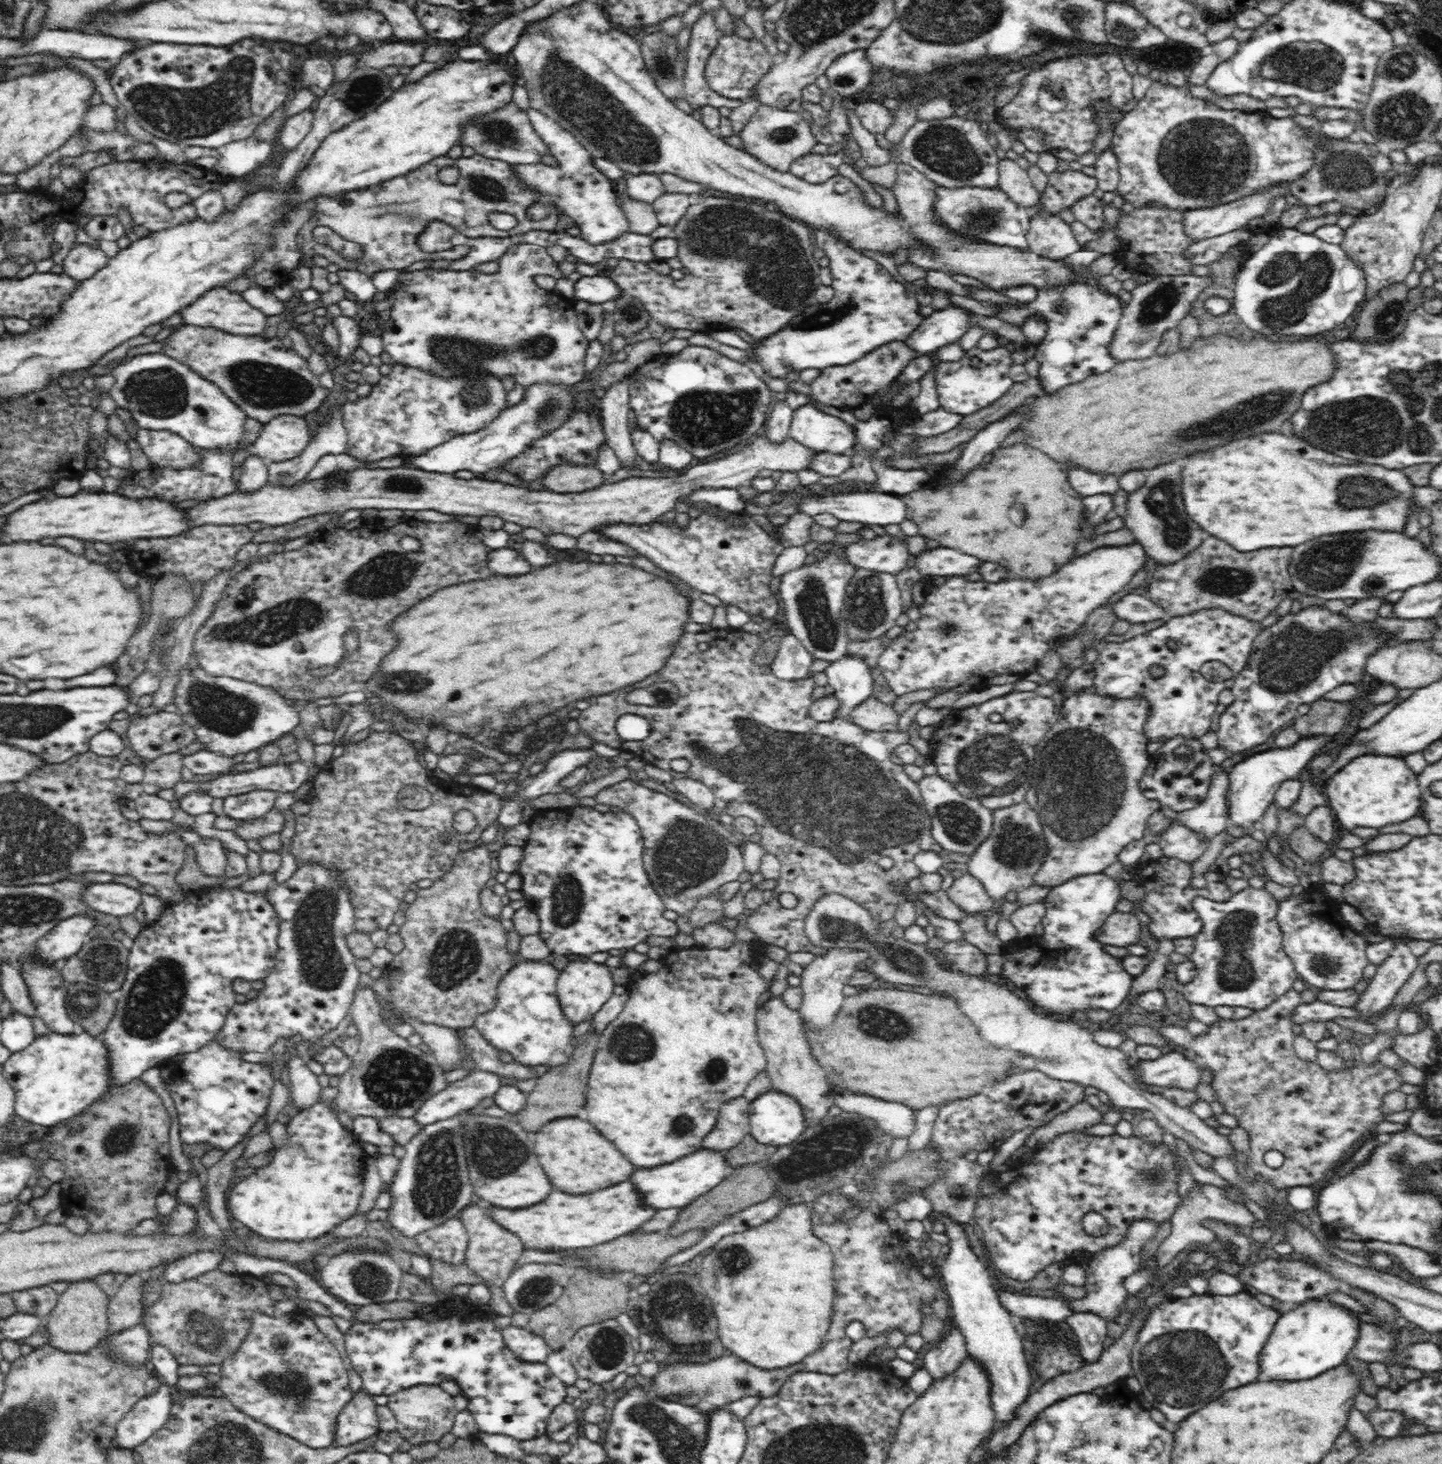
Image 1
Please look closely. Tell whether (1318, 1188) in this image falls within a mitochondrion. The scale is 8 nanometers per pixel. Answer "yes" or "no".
no

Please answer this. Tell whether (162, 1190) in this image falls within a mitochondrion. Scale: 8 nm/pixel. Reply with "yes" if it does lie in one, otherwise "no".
no

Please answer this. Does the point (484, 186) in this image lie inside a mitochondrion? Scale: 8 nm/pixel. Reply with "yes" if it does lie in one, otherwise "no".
yes

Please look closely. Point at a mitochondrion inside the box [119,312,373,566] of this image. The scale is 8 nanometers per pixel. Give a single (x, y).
(261, 384)

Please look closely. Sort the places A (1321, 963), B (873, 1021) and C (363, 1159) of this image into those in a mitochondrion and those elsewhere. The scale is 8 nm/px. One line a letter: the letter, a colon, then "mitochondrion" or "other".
A: mitochondrion
B: mitochondrion
C: other

